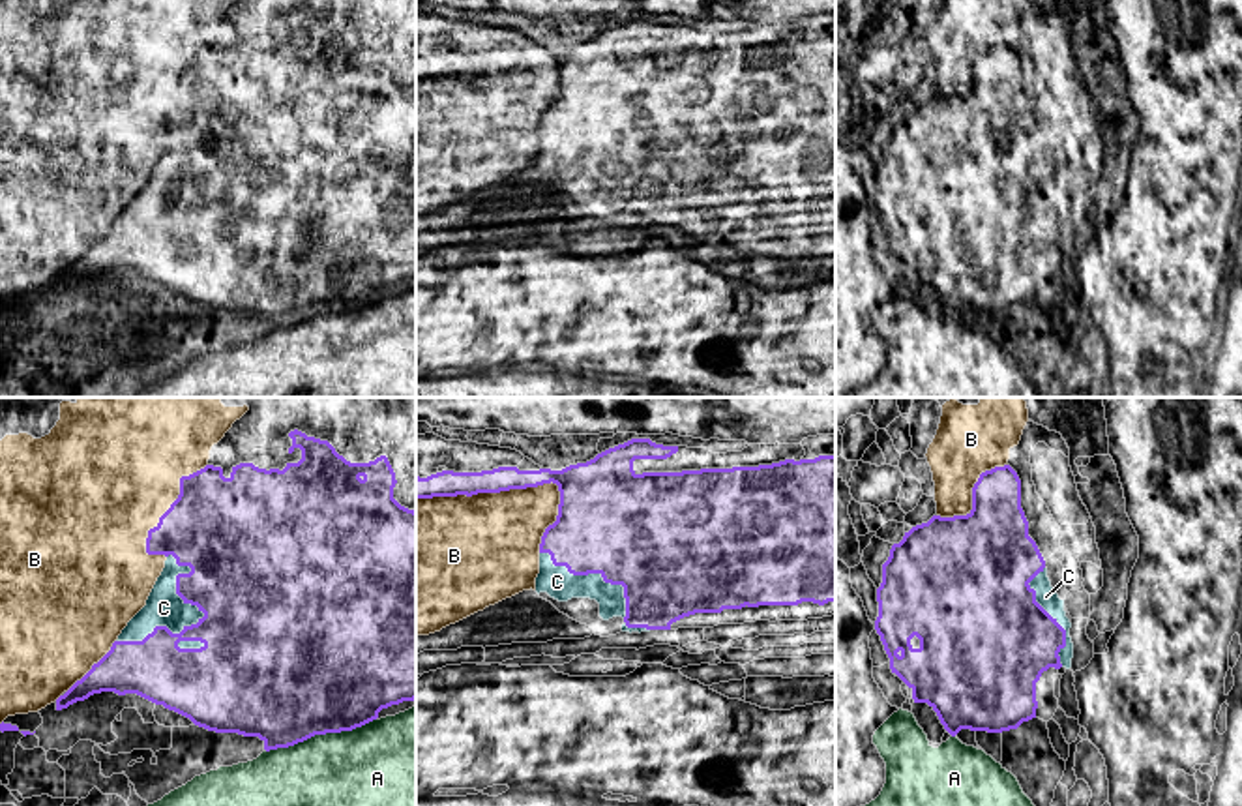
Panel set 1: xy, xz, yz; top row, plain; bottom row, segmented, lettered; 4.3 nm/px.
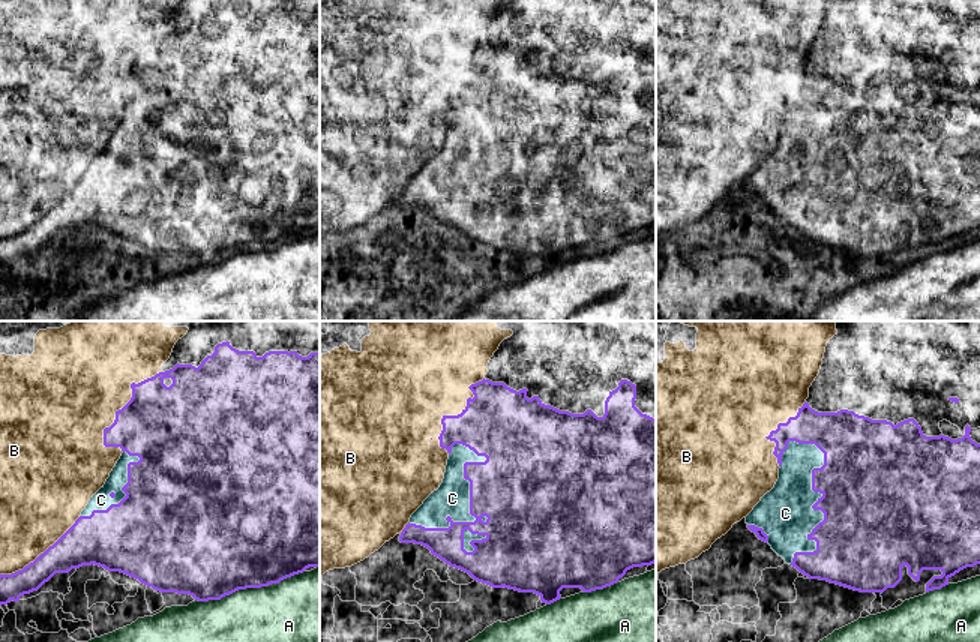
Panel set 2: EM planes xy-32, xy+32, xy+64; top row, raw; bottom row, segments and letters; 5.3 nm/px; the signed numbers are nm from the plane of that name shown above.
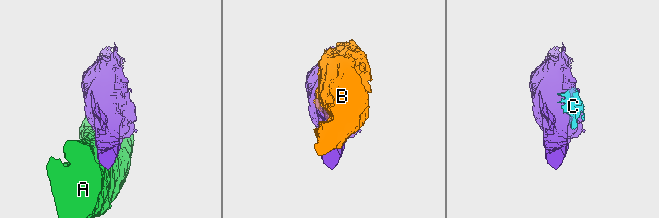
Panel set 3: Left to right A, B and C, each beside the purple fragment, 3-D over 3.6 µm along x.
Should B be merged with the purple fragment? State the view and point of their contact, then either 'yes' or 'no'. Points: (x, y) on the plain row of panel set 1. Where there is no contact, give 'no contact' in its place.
xz (489, 72) | no

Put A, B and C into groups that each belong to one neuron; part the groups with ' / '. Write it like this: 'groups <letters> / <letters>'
groups A / B / C

